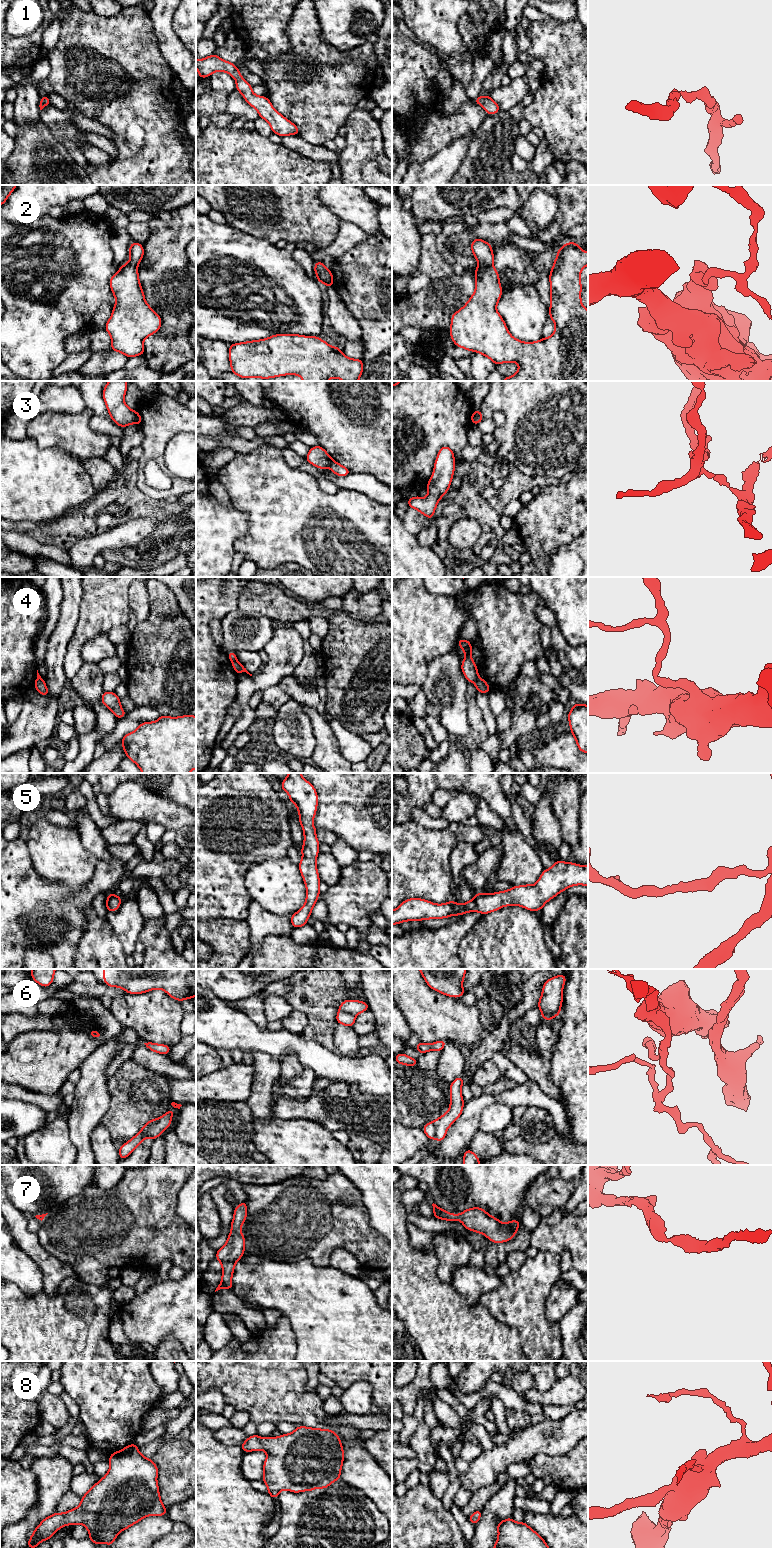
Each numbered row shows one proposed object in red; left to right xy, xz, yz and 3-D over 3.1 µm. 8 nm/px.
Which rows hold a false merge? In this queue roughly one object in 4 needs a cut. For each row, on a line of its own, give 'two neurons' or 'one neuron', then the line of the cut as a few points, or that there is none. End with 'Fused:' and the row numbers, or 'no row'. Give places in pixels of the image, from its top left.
1: one neuron | no cut
2: two neurons | yz (478, 264), (492, 265)
3: two neurons | xy (136, 411), (136, 420), (134, 422)
4: two neurons | yz (478, 677), (474, 682)
5: one neuron | no cut
6: two neurons | xy (159, 1118), (149, 1127), (146, 1137)
7: one neuron | no cut
8: one neuron | no cut
Fused: 2, 3, 4, 6

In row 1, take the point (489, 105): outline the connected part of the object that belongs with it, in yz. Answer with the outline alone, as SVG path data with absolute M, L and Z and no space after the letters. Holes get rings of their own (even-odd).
M482 95L473 100L473 102L481 105L488 115L496 114L499 110L501 110L500 106L496 104L489 95Z

